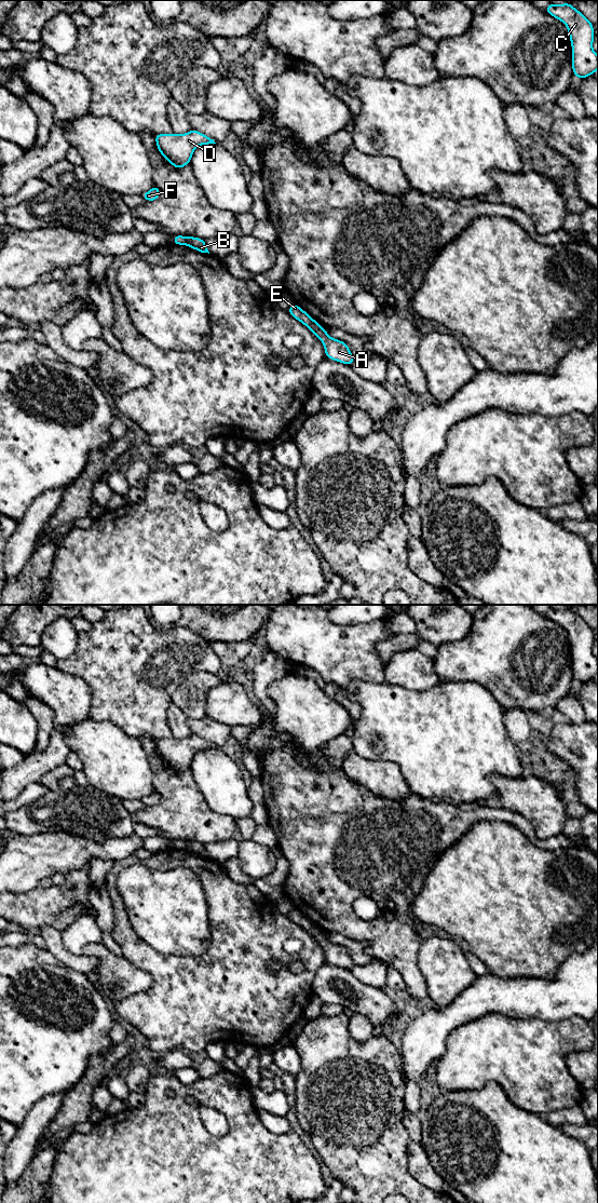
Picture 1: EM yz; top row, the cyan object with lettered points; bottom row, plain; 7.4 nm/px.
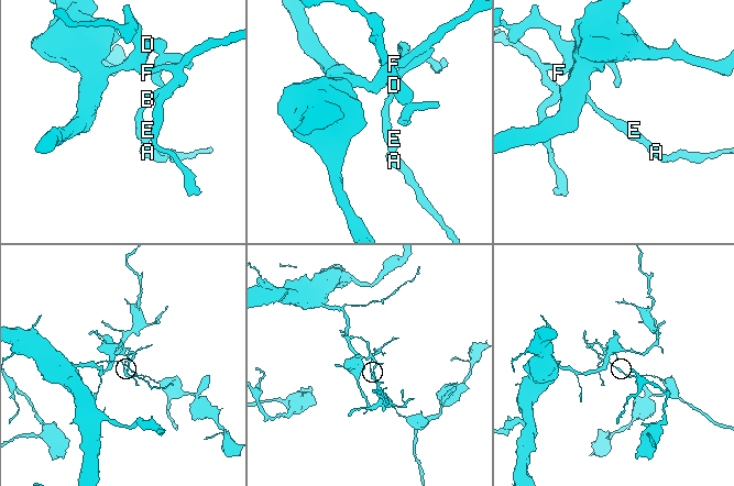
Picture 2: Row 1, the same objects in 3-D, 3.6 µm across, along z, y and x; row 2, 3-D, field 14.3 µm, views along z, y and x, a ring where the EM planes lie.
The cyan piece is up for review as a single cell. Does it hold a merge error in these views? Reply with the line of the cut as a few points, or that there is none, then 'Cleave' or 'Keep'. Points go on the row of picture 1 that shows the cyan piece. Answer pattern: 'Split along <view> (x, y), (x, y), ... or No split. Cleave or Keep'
Split along yz (187, 238), (185, 244). Cleave

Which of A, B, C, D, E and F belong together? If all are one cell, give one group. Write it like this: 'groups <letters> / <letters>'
groups A B E / C D F

